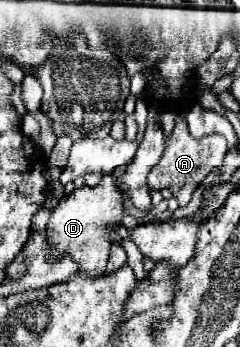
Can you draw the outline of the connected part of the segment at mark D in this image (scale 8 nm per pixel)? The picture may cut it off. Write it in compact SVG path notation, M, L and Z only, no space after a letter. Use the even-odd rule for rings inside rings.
M104 175L100 185L96 187L82 187L76 189L72 195L66 195L60 199L60 203L52 209L52 215L48 219L48 247L50 257L58 259L62 255L70 255L78 265L82 275L92 275L92 279L98 279L104 275L106 261L108 261L108 247L110 237L114 233L114 227L108 225L110 221L122 219L122 195L116 189L114 175Z

